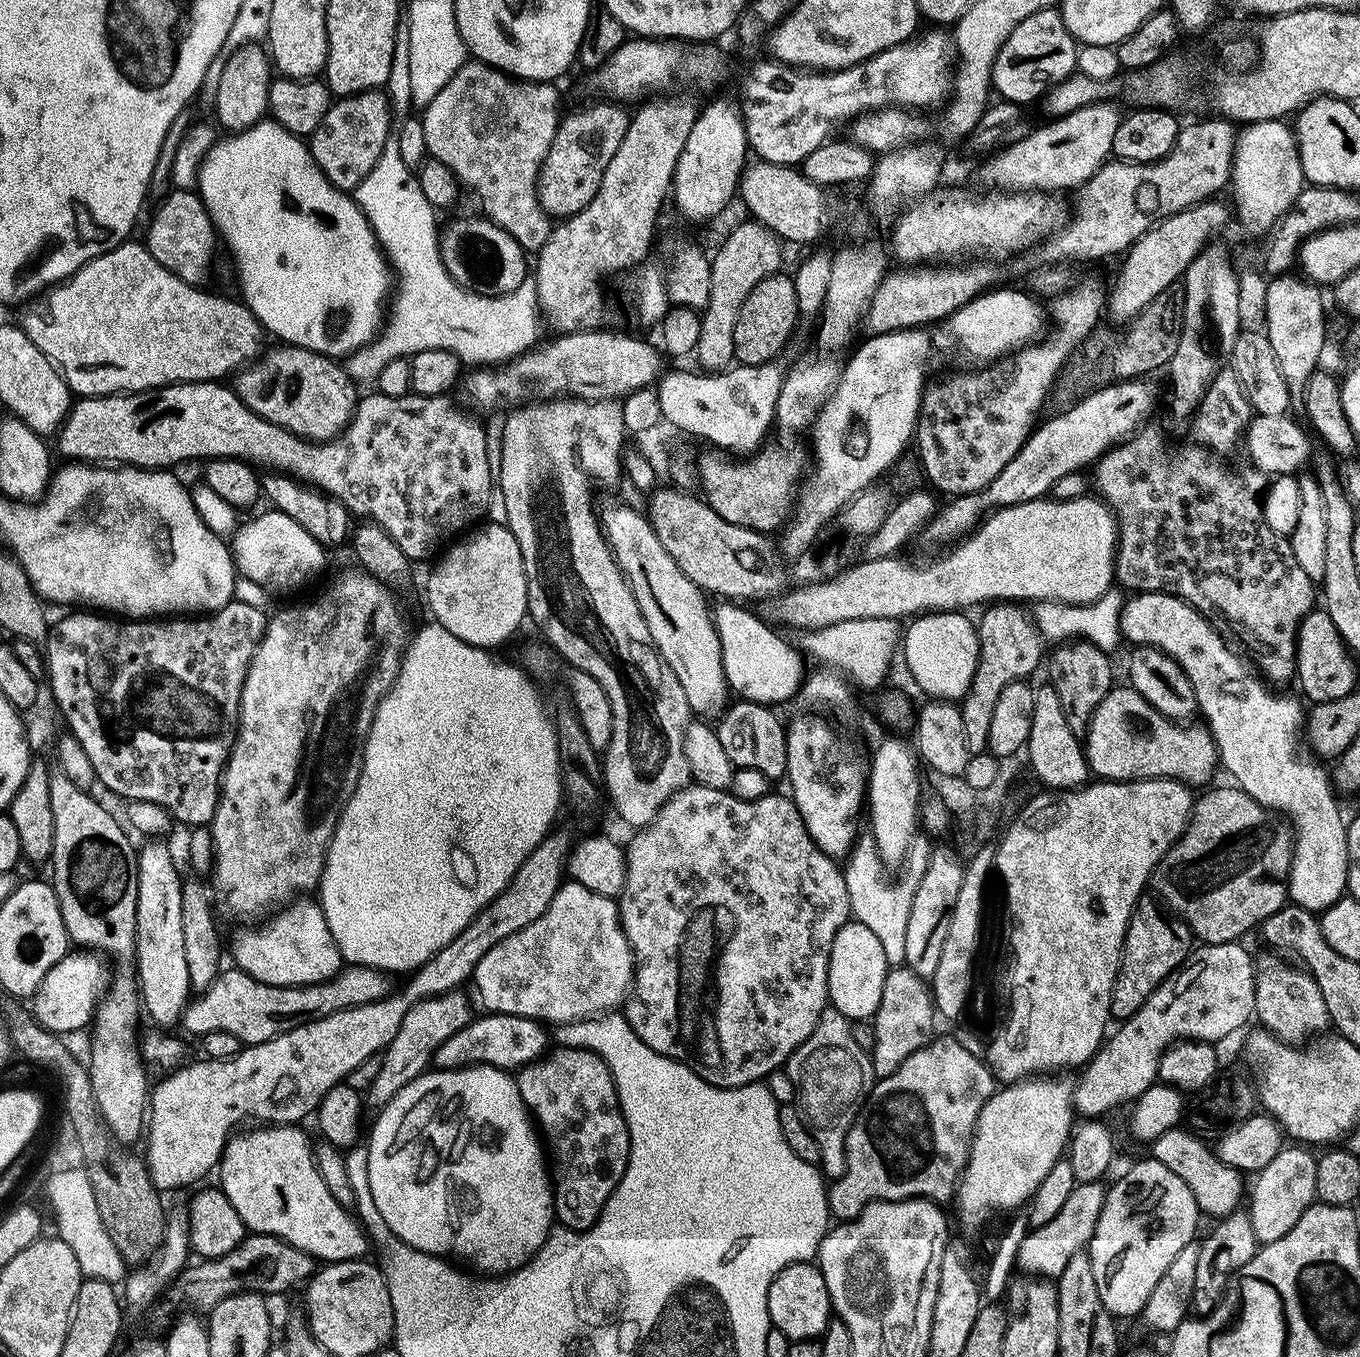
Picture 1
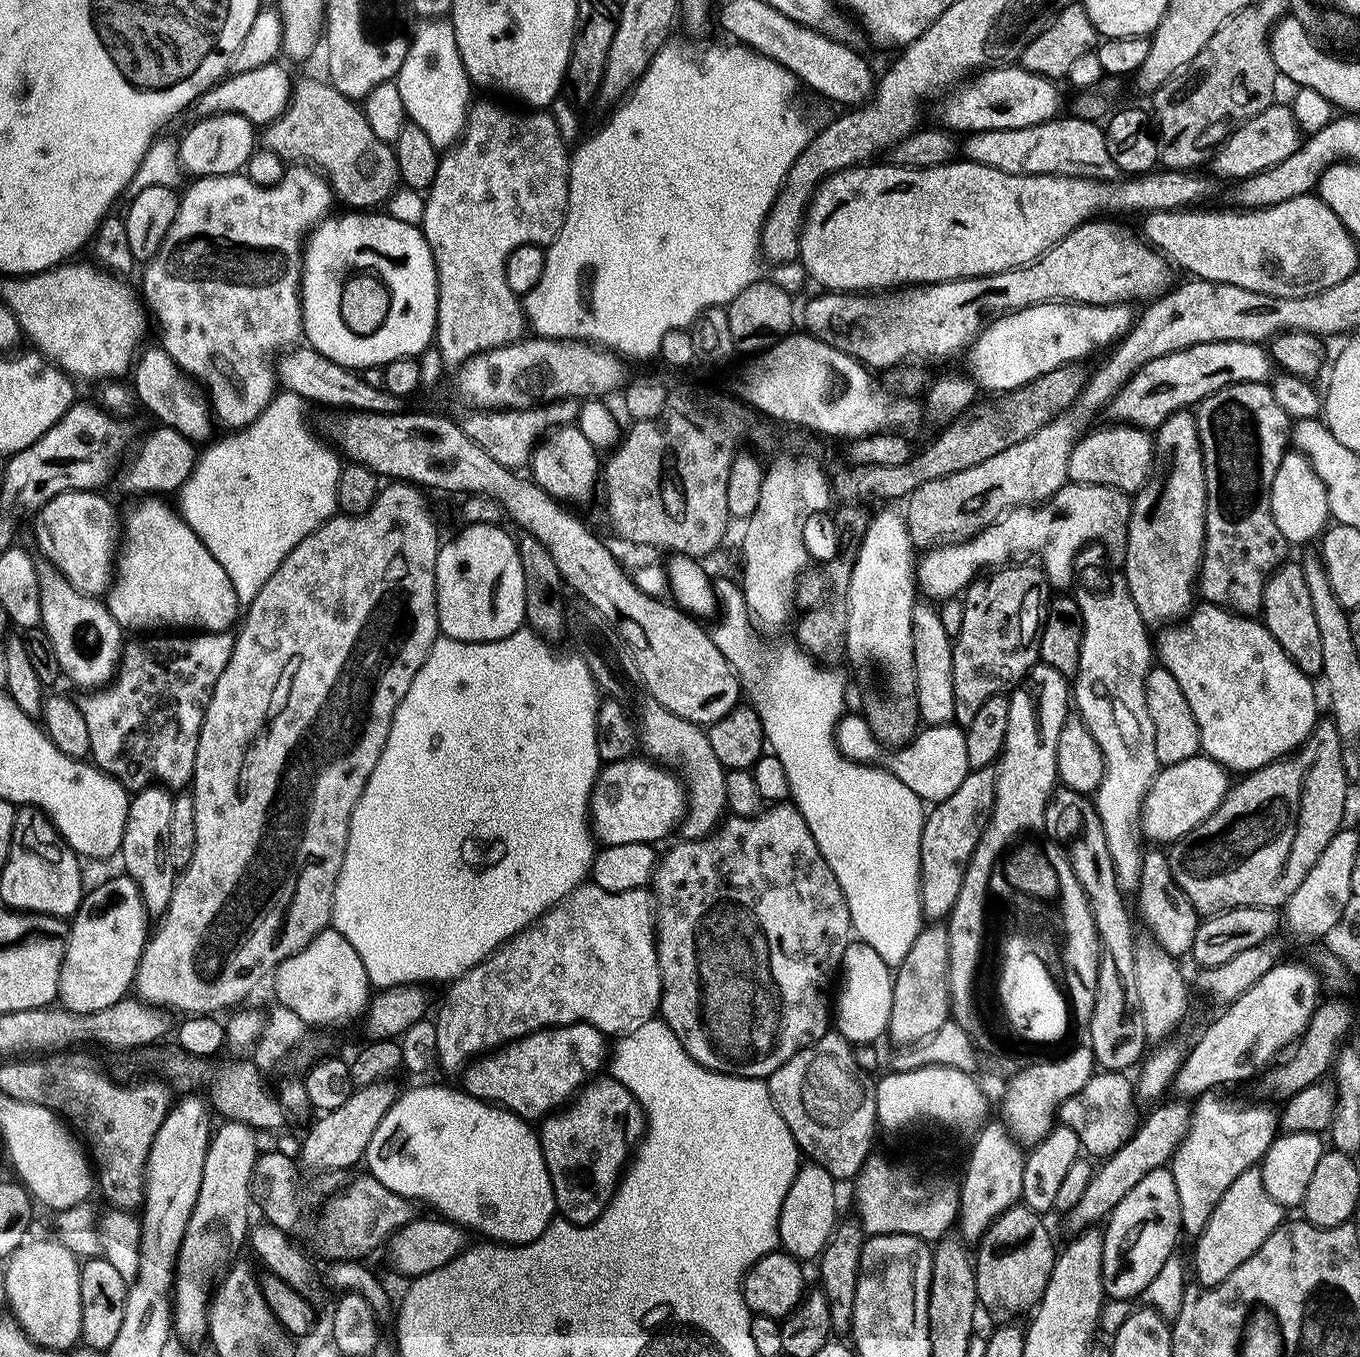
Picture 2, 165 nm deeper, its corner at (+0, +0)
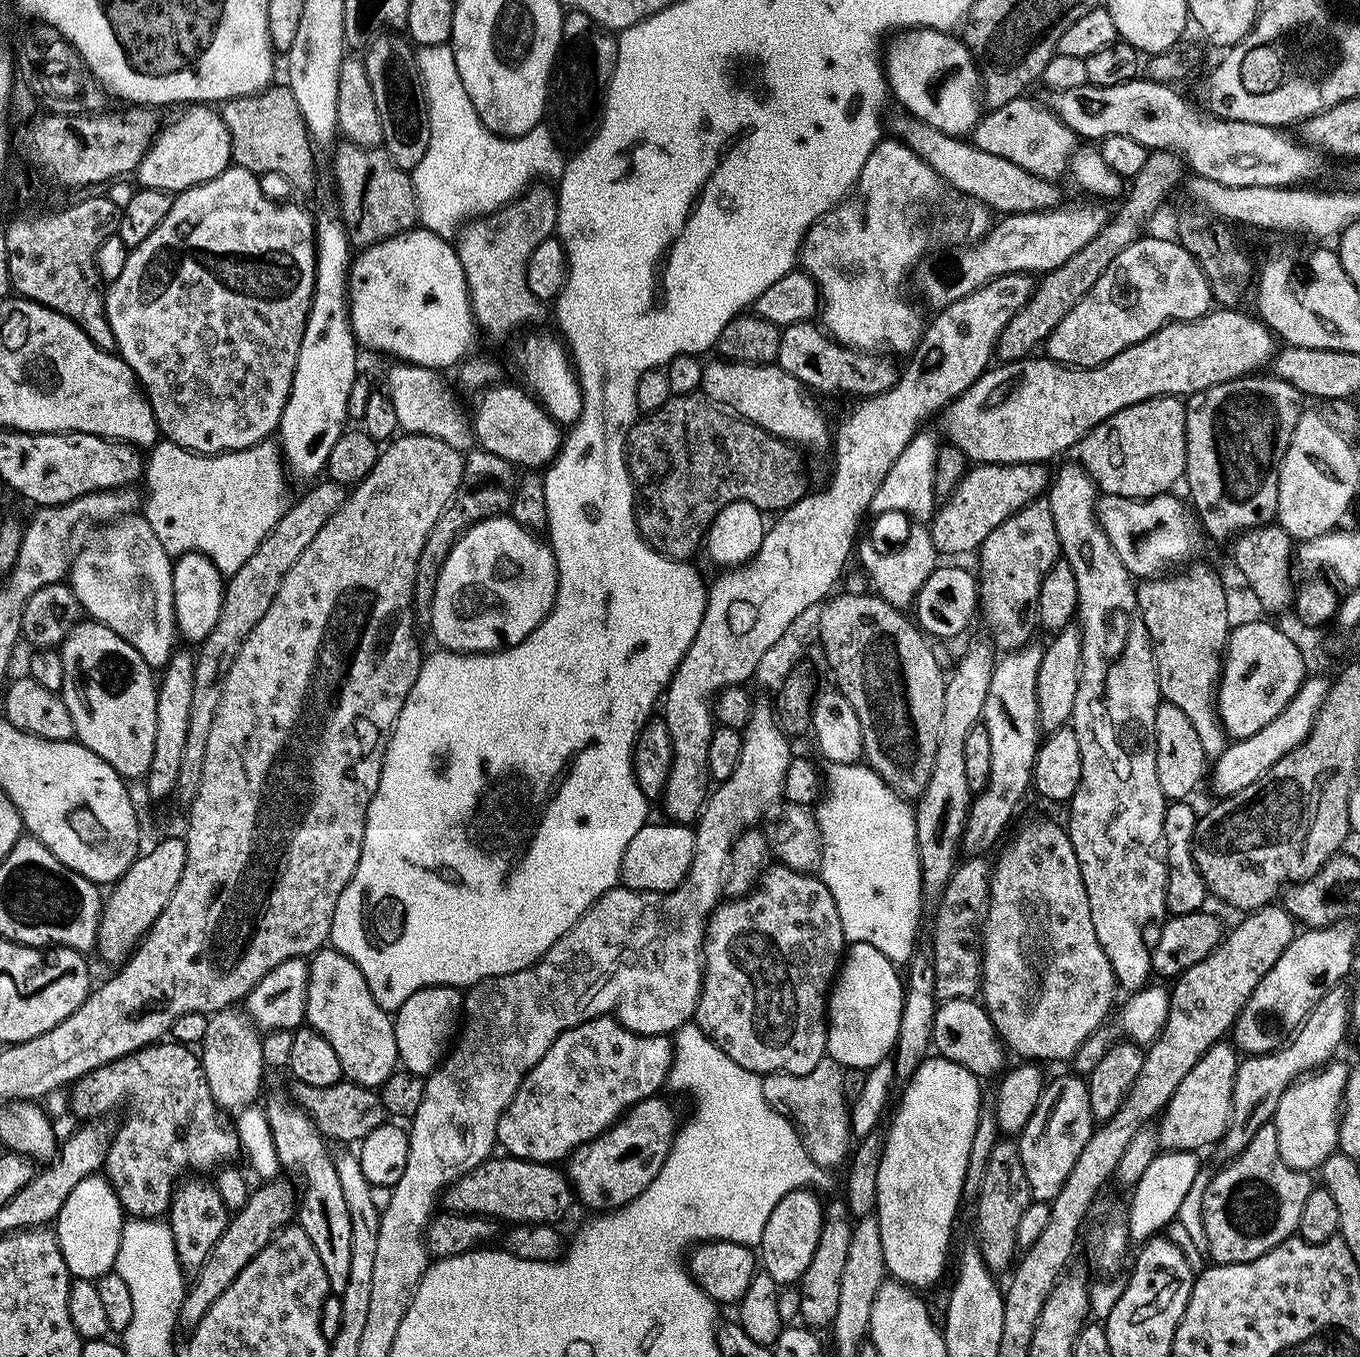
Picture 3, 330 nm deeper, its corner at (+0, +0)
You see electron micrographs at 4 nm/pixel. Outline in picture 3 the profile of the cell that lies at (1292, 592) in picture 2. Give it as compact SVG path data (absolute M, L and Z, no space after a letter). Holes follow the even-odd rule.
M1273 522L1240 533L1235 537L1232 546L1236 568L1244 575L1253 598L1272 614L1289 611L1293 607L1297 593L1297 589L1292 586L1294 541L1291 534L1279 522Z

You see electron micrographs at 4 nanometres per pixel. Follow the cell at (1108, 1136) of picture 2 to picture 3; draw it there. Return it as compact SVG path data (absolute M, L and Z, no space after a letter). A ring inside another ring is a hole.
M971 997L945 1000L937 1005L931 1045L937 1055L956 1062L978 1078L985 1078L996 1071L999 1073L1003 1069L1004 1056L995 1025L987 1009Z

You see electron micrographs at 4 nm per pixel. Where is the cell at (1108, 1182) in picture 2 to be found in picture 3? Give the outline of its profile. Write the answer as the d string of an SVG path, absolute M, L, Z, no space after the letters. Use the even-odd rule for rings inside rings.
M1217 1042L1194 1062L1190 1074L1178 1082L1178 1090L1159 1113L1158 1144L1170 1152L1199 1153L1200 1148L1219 1145L1232 1122L1232 1090L1236 1077L1238 1052L1231 1043Z

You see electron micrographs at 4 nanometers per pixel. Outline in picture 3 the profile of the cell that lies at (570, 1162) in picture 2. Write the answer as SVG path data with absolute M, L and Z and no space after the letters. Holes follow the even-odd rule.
M657 1094L639 1100L605 1132L578 1146L567 1157L566 1175L579 1203L581 1200L592 1208L600 1208L596 1210L616 1210L638 1198L658 1178L658 1170L662 1170L678 1131L676 1112L662 1097Z

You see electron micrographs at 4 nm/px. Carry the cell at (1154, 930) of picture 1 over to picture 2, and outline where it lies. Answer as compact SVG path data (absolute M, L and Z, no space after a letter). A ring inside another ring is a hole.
M1152 846L1152 849L1144 852L1140 871L1140 887L1135 896L1136 904L1140 907L1140 916L1144 919L1145 926L1152 931L1151 939L1160 947L1165 948L1167 952L1187 953L1194 942L1194 934L1197 926L1200 925L1201 917L1186 898L1186 894L1182 894L1178 882L1174 882L1167 851Z

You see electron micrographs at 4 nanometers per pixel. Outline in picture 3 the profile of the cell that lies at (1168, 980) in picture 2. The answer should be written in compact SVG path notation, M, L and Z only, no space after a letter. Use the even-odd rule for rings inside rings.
M1079 462L1068 464L1060 473L1051 477L1046 489L1046 499L1050 506L1050 514L1054 514L1054 530L1058 534L1058 542L1063 559L1070 562L1070 570L1074 570L1074 578L1078 578L1078 627L1080 630L1080 645L1082 654L1080 655L1080 677L1078 678L1078 694L1074 698L1074 710L1070 727L1078 738L1078 750L1080 751L1080 781L1076 787L1076 792L1072 796L1068 808L1068 824L1066 831L1070 842L1074 846L1074 854L1080 863L1080 873L1082 882L1086 886L1086 894L1090 898L1090 918L1094 918L1094 934L1098 934L1098 942L1110 962L1110 966L1116 975L1117 985L1121 989L1140 990L1149 983L1152 971L1152 953L1149 941L1144 941L1144 928L1148 928L1152 923L1163 921L1166 916L1164 907L1164 895L1166 894L1166 878L1168 877L1168 867L1166 866L1166 854L1164 853L1164 835L1162 834L1162 818L1166 801L1162 794L1162 786L1158 786L1158 770L1156 769L1156 735L1154 734L1154 714L1156 707L1162 703L1158 678L1156 677L1156 663L1152 657L1152 643L1146 630L1146 622L1142 622L1142 614L1138 610L1136 601L1136 584L1134 577L1128 572L1126 566L1122 564L1122 559L1118 558L1114 546L1110 539L1103 532L1103 526L1096 514L1096 502L1098 499L1098 489L1094 481L1088 476L1088 471Z

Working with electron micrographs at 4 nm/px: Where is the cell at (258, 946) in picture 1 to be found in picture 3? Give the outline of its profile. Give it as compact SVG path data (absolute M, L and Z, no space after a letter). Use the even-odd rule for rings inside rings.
M325 946L313 952L308 960L304 1015L307 1027L318 1030L318 1034L334 1046L334 1054L338 1054L338 1062L342 1062L344 1076L355 1084L379 1089L386 1078L397 1071L393 1017L374 1002L374 994L370 994L366 978L362 978L362 970L358 970L346 954L334 947Z

